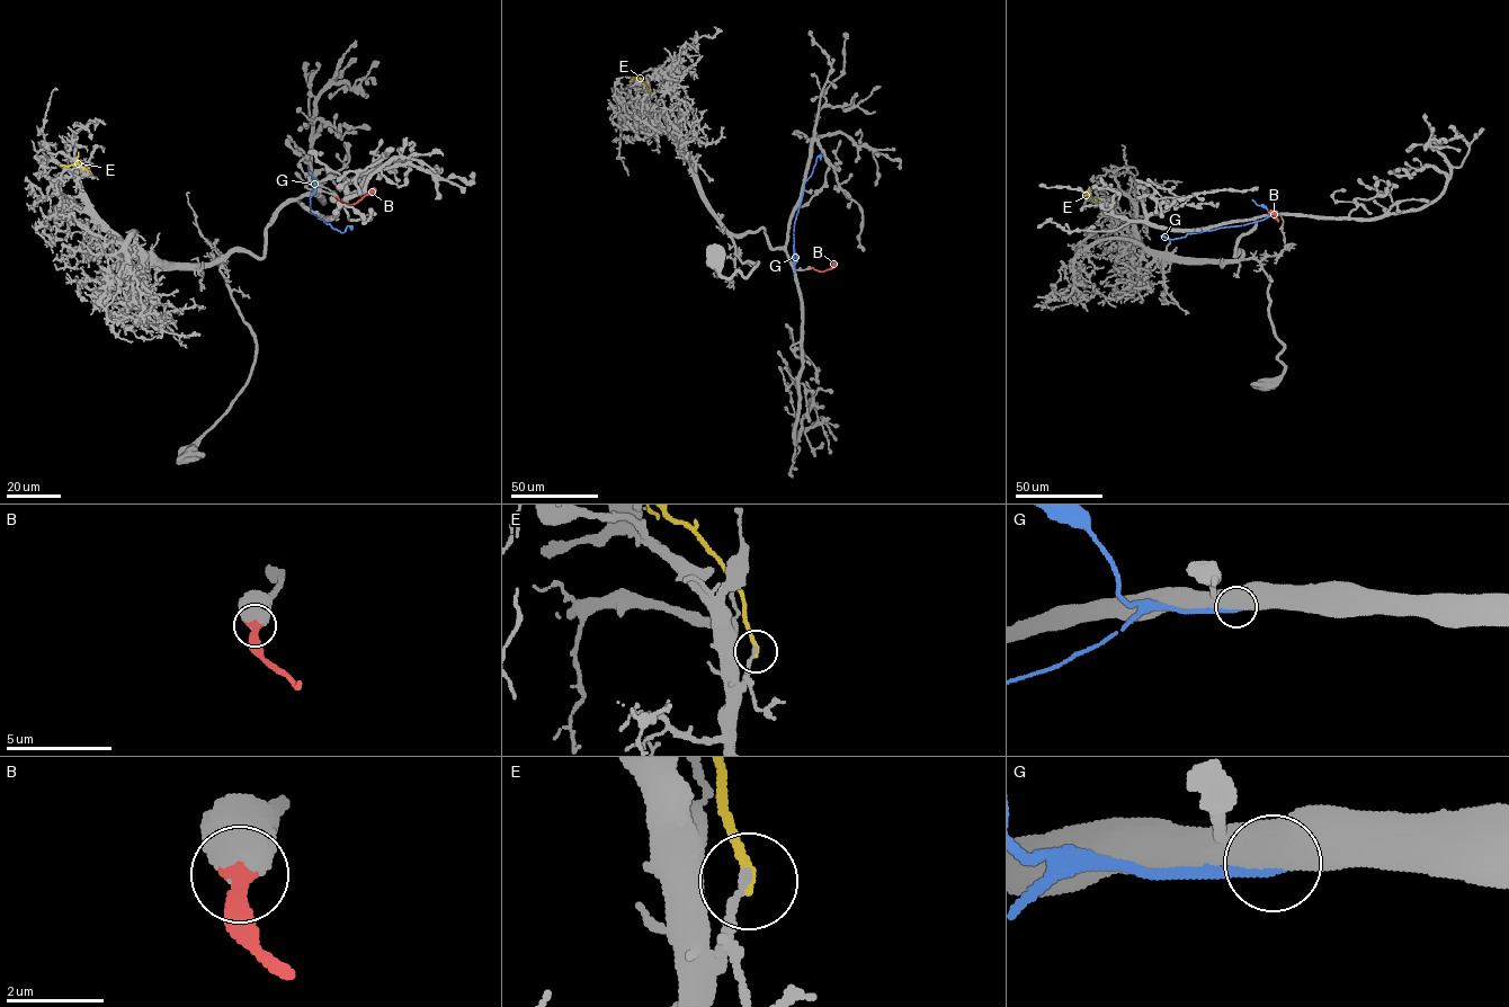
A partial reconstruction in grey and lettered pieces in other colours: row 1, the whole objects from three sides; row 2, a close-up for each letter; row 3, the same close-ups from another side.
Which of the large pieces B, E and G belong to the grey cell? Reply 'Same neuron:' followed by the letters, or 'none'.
Same neuron: B

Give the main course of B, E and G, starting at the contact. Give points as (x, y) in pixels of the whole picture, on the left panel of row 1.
B: (337, 196), (354, 205), (375, 189)
E: (90, 172), (78, 163), (60, 165)
G: (311, 195), (311, 213), (341, 232), (348, 225), (351, 230)

